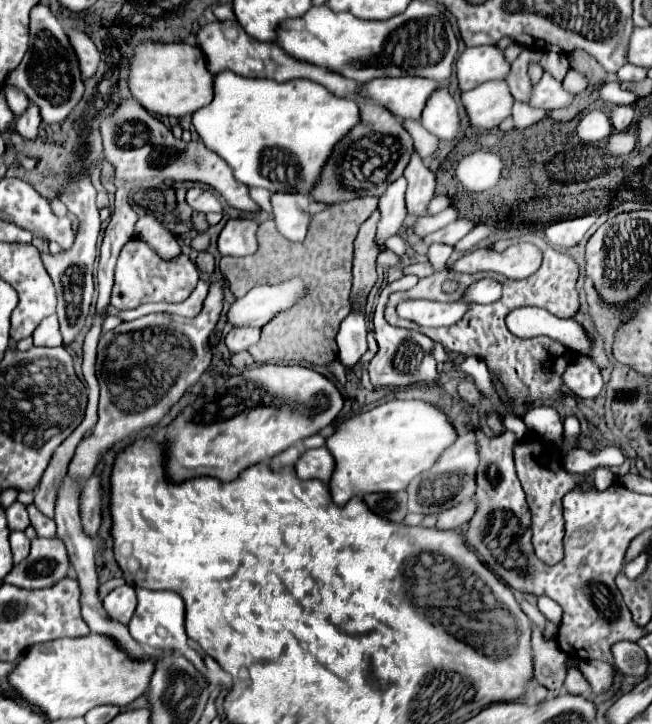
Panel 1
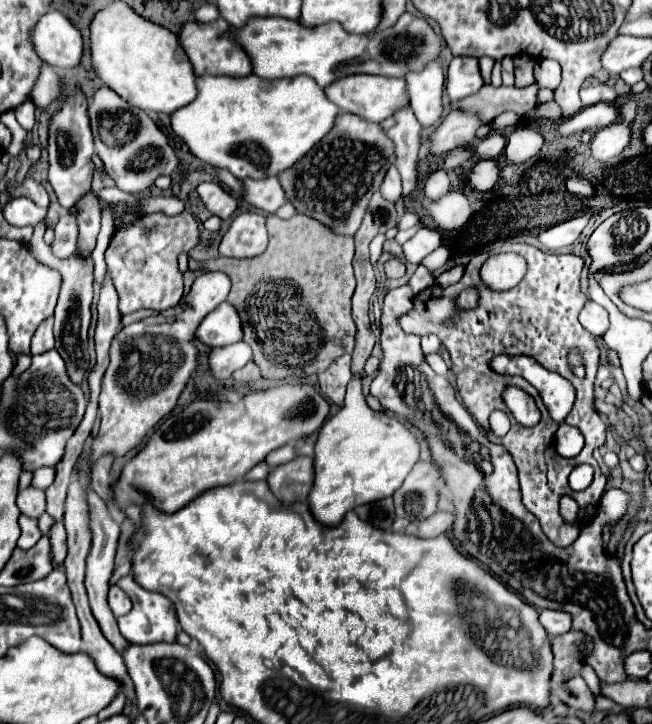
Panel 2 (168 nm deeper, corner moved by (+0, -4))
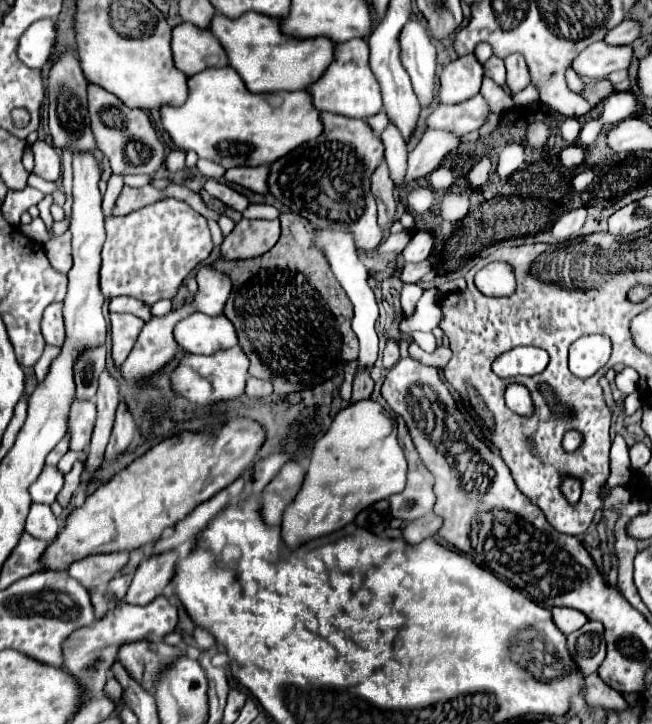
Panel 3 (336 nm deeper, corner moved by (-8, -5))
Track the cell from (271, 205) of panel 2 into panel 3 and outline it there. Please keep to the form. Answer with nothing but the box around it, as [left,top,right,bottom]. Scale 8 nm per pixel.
[223,165,269,195]

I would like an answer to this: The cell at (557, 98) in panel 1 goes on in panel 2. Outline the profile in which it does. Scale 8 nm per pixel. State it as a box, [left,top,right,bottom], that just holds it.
[453,84,539,122]

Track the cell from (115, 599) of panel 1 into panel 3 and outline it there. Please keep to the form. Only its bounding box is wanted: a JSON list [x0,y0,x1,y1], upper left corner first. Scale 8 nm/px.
[125,549,177,605]

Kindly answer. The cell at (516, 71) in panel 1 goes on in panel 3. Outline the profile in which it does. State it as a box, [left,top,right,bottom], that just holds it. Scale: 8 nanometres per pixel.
[483,55,505,85]

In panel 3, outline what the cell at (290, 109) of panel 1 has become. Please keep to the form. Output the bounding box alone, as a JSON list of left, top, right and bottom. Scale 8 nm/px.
[159,67,323,167]

